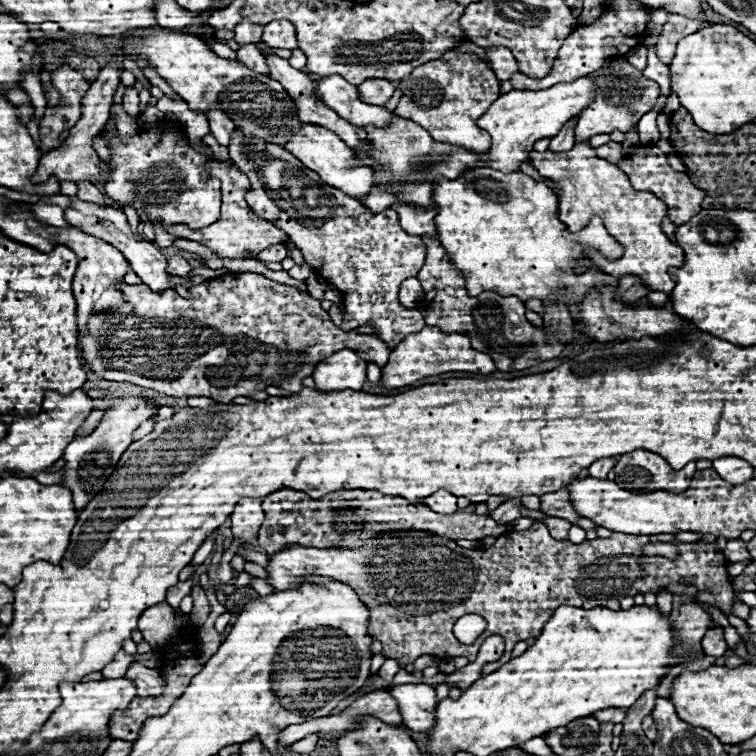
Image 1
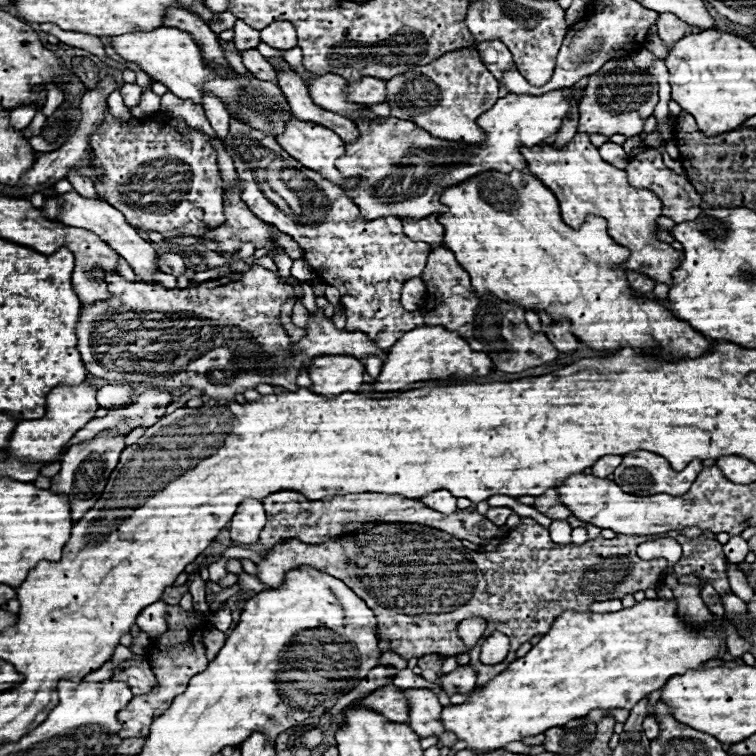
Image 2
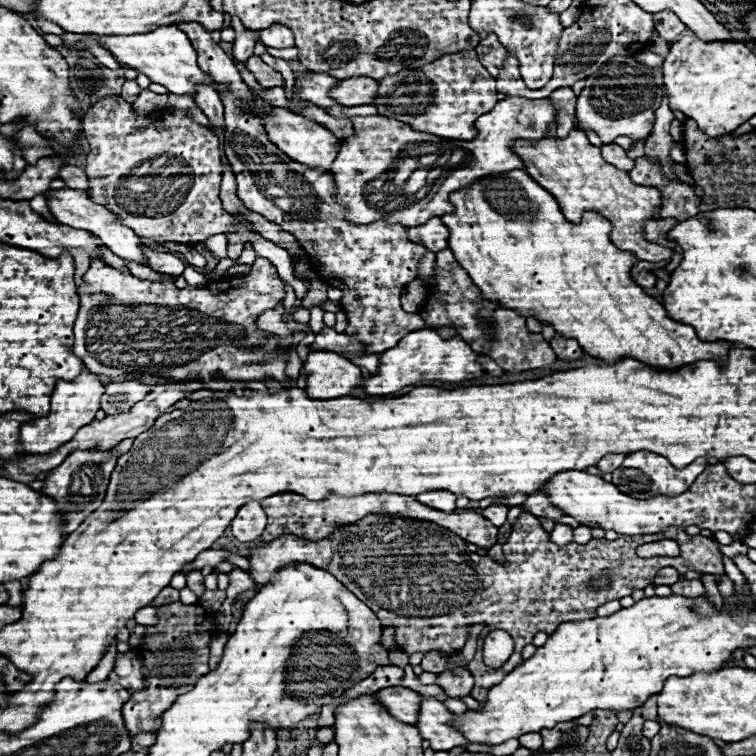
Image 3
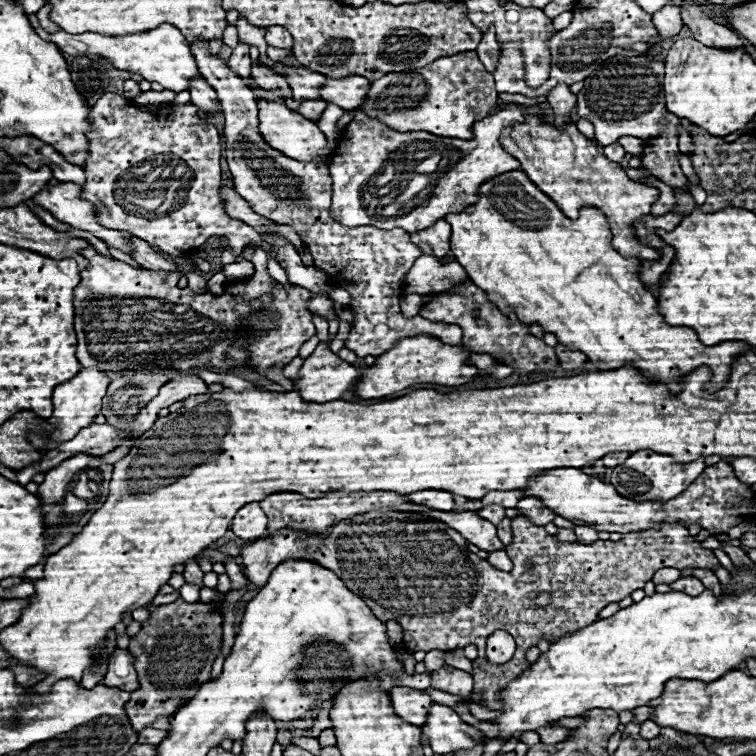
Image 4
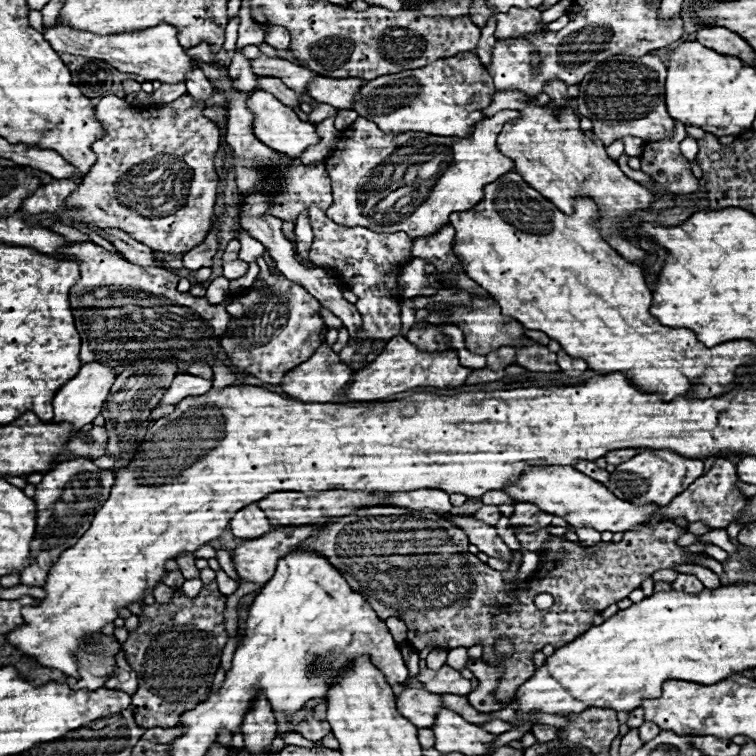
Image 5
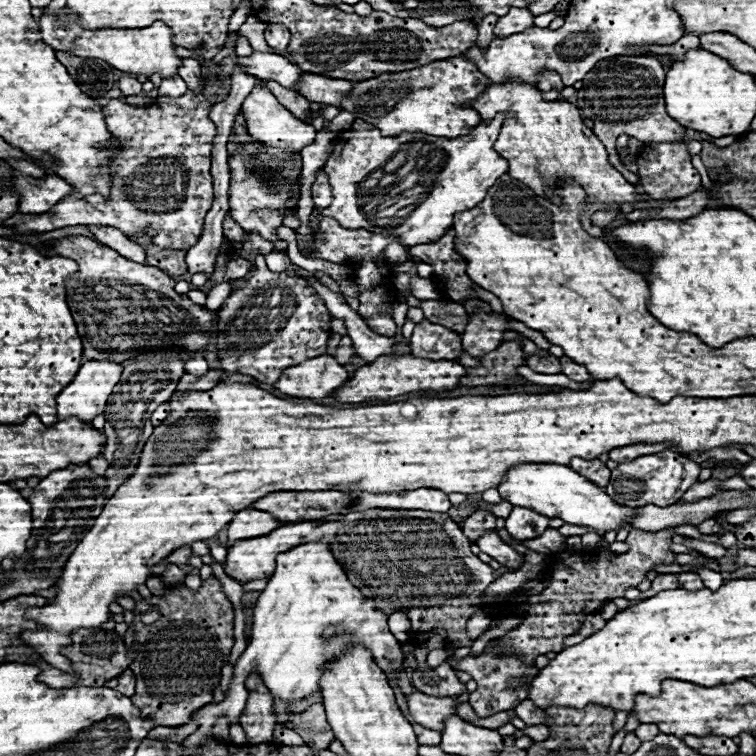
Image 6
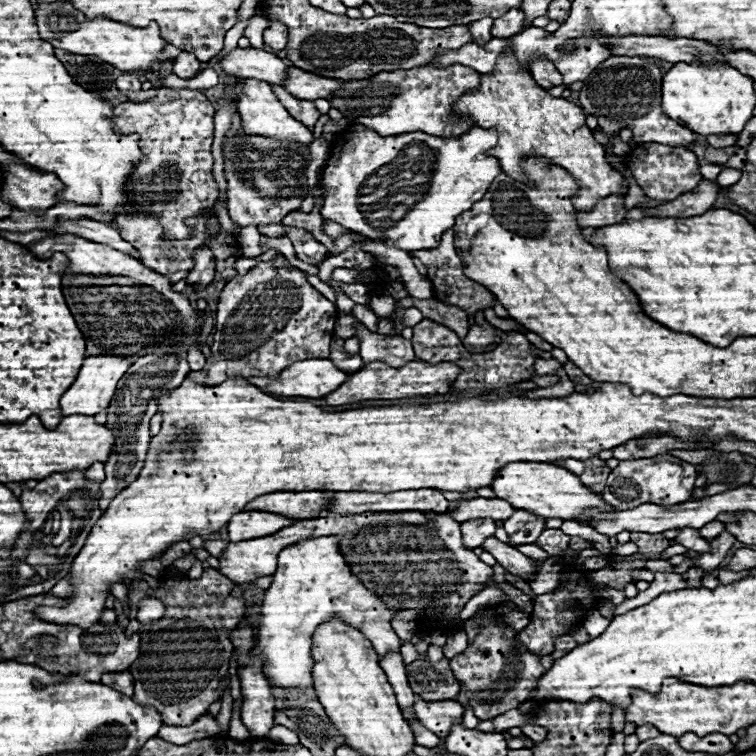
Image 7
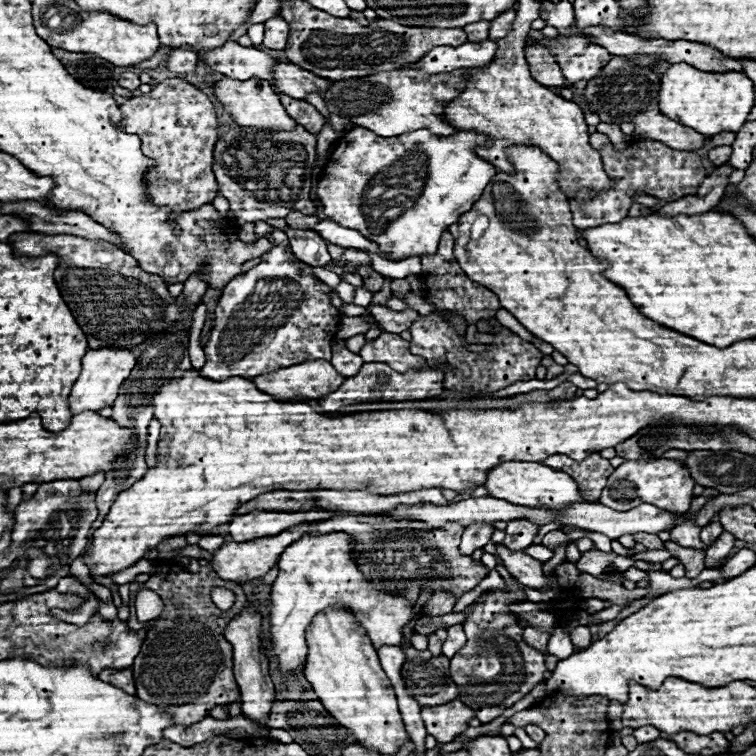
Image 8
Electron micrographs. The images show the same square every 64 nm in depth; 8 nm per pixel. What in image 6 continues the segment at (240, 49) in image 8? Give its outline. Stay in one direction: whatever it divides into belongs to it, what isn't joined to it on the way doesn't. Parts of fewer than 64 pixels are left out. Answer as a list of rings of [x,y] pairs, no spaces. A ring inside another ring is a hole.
[[[252,52],[252,56],[236,56],[234,64],[242,66],[242,72],[248,76],[254,76],[258,80],[274,80],[286,88],[292,88],[302,76],[302,70],[296,68],[296,64],[290,64],[284,56],[270,52]]]

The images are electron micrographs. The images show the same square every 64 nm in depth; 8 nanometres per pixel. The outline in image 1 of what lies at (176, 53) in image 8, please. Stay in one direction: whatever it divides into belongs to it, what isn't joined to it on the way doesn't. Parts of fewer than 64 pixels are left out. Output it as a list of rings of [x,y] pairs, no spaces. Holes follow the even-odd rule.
[[[212,108],[212,112],[208,112],[208,120],[210,120],[210,130],[212,130],[214,138],[216,138],[222,146],[228,146],[230,132],[234,130],[232,120],[228,120],[228,116],[224,116],[224,112],[220,112],[218,108]]]

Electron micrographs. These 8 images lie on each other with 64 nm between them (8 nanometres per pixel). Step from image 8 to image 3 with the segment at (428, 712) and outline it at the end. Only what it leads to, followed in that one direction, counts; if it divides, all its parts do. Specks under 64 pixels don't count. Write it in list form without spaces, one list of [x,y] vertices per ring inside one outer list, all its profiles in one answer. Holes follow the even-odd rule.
[[[392,686],[378,690],[374,696],[390,710],[390,714],[406,724],[416,724],[416,708],[420,708],[420,696],[418,692],[404,686]]]

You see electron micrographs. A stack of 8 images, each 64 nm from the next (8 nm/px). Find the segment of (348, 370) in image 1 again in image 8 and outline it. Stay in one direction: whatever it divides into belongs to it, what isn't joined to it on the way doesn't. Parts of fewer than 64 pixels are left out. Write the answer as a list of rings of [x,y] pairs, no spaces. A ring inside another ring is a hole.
[[[314,360],[254,376],[252,382],[256,384],[258,390],[276,396],[280,402],[286,402],[296,396],[304,398],[326,396],[328,392],[340,388],[344,376],[340,376],[330,362]]]

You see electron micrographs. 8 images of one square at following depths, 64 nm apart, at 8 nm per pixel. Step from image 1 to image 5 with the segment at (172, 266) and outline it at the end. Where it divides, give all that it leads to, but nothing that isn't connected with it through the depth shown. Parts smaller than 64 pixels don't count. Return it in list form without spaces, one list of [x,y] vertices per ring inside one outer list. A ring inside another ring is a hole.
[[[104,230],[108,236],[106,240],[112,242],[112,246],[130,262],[134,264],[142,264],[142,266],[154,266],[156,262],[152,260],[152,250],[140,242],[136,242],[134,238],[130,238],[126,232],[122,230]]]

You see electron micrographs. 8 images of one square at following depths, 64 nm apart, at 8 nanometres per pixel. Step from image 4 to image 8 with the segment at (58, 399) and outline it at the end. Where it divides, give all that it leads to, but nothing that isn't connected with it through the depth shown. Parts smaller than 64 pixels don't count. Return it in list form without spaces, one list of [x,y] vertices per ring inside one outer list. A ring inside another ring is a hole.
[[[98,348],[96,352],[88,350],[82,358],[82,372],[80,372],[78,380],[74,382],[72,392],[68,396],[70,412],[74,412],[74,414],[80,414],[84,410],[98,412],[106,406],[112,406],[122,382],[130,376],[132,368],[136,366],[136,360],[138,358],[128,348]]]

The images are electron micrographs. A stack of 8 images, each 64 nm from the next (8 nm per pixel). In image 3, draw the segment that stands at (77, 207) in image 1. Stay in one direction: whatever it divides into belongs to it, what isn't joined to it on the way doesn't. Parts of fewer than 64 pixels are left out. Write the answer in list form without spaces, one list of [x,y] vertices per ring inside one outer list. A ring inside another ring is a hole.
[[[74,188],[48,190],[48,192],[44,192],[44,198],[46,198],[46,202],[48,202],[48,208],[50,208],[52,216],[54,216],[60,224],[66,224],[66,226],[72,226],[72,228],[78,228],[78,230],[88,230],[88,232],[92,232],[94,236],[98,236],[114,254],[118,254],[118,256],[122,256],[122,258],[128,258],[128,260],[134,260],[134,262],[140,262],[140,264],[146,264],[144,252],[142,252],[142,248],[138,246],[140,238],[138,238],[130,228],[122,226],[122,224],[112,216],[112,212],[108,212],[104,206],[94,204],[84,192],[74,190]]]

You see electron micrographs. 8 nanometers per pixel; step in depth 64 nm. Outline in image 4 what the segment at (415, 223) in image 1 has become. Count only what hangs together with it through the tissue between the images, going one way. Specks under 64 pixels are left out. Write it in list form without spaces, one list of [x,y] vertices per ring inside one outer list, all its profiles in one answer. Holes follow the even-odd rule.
[[[440,220],[432,228],[412,234],[412,242],[422,250],[422,254],[436,256],[444,264],[444,258],[454,260],[454,256],[450,252],[450,234],[452,234],[450,224]]]

